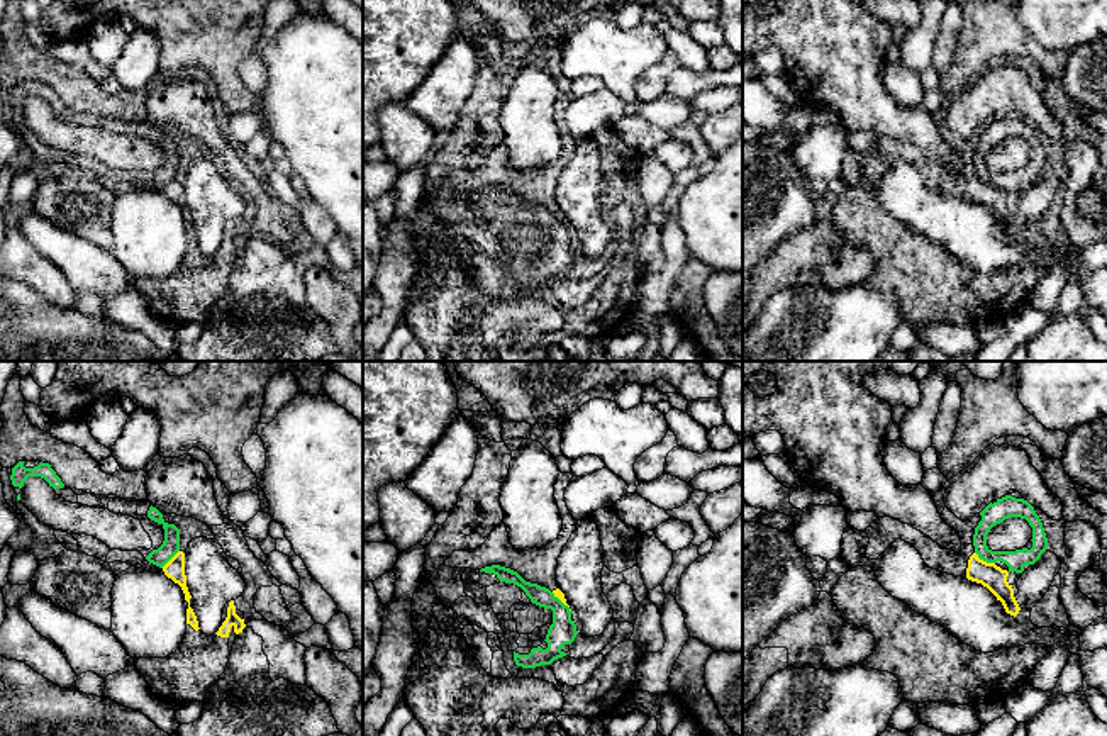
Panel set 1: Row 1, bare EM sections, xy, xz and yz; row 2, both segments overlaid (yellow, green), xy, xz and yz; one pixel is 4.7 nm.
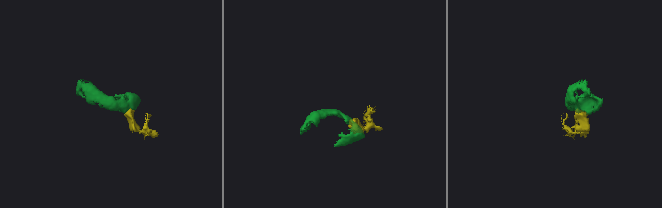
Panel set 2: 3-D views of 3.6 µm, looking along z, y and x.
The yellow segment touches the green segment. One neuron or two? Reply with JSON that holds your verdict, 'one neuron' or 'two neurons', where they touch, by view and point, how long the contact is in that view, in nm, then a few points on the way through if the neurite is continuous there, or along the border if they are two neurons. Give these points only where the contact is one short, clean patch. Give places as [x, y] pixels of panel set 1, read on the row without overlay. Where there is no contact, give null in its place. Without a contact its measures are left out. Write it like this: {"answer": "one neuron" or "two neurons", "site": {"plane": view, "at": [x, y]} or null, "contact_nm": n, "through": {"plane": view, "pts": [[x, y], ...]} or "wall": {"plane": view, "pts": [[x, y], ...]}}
{"answer": "two neurons", "site": {"plane": "yz", "at": [982, 180]}, "contact_nm": 110, "wall": {"plane": "yz", "pts": [[975, 172], [980, 178], [994, 184]]}}

